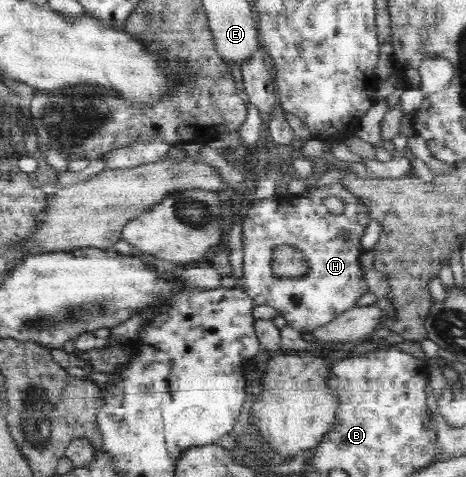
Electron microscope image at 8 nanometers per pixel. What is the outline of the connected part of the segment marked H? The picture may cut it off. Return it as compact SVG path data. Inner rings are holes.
M342 183L305 192L302 197L295 194L283 196L274 195L255 201L243 216L242 245L244 249L243 276L240 288L247 292L255 305L269 305L274 307L287 320L287 324L300 333L313 331L317 327L327 325L331 320L342 315L344 311L355 307L355 302L365 293L370 292L364 280L364 273L359 257L365 251L360 244L360 237L365 229L357 223L359 201L354 195L344 189ZM325 195L339 197L344 203L341 215L331 215L325 209ZM279 245L290 245L298 249L305 256L307 273L299 277L284 278L273 273L271 251Z

